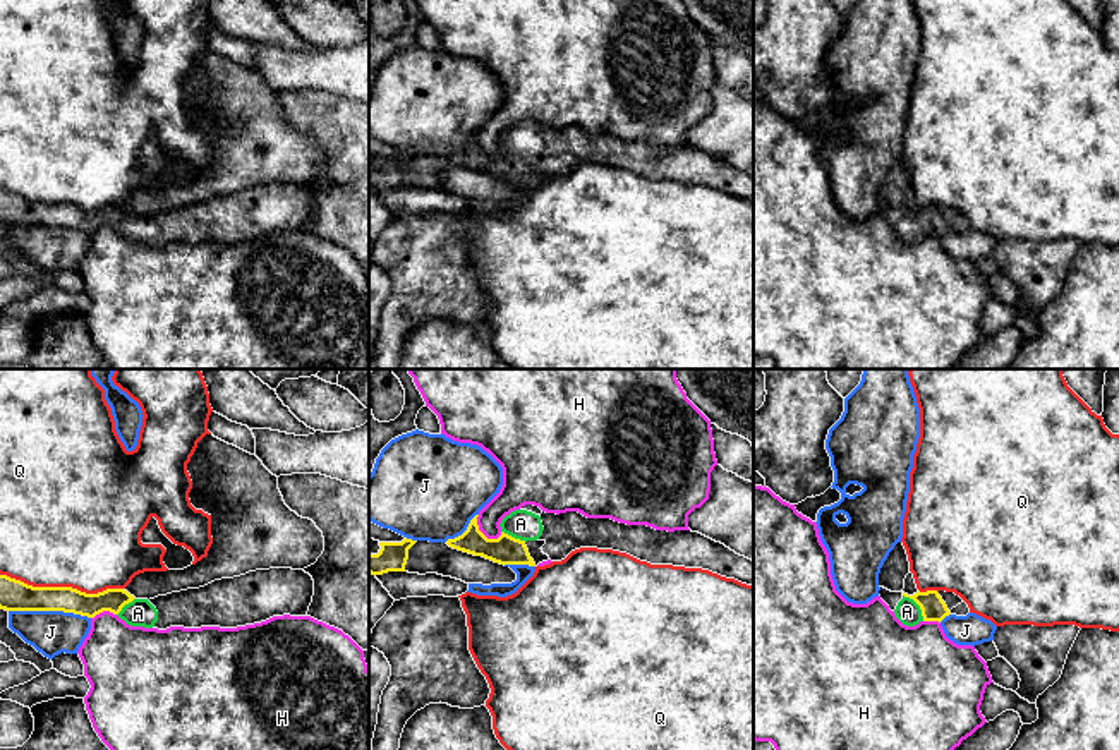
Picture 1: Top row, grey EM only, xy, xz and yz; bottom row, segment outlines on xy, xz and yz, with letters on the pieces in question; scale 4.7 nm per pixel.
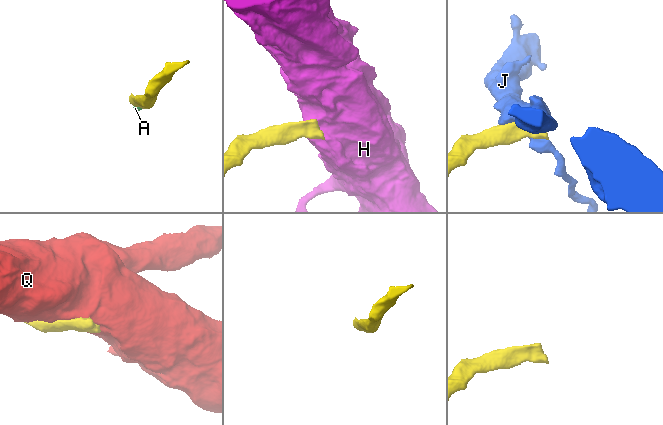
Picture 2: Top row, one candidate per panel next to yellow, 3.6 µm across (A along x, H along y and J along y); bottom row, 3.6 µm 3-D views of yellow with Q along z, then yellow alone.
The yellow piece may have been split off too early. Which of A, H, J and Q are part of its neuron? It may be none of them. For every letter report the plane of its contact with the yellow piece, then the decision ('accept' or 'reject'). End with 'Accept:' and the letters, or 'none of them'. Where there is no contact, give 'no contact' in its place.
A: yz | accept
H: xz | reject
J: xy | reject
Q: xy | reject
Accept: A

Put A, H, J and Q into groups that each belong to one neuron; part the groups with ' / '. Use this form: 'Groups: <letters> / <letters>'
Groups: A / H / J / Q

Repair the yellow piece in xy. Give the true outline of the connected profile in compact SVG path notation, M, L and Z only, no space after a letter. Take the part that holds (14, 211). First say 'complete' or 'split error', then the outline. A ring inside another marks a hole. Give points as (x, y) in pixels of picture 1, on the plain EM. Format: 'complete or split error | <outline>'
split error | M292 184L256 185L149 216L136 215L124 204L86 209L72 203L33 203L0 191L0 225L64 227L88 233L110 227L130 242L158 245L237 244L273 232L307 232L312 211L312 192Z

